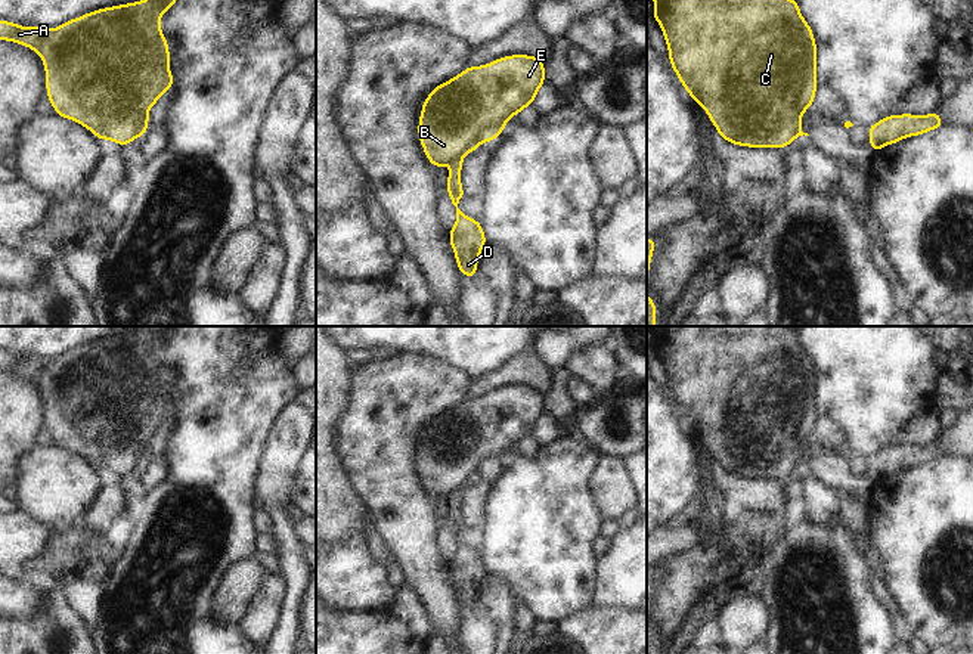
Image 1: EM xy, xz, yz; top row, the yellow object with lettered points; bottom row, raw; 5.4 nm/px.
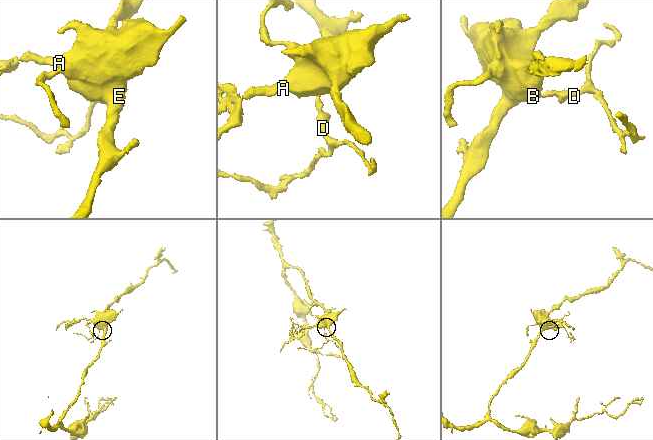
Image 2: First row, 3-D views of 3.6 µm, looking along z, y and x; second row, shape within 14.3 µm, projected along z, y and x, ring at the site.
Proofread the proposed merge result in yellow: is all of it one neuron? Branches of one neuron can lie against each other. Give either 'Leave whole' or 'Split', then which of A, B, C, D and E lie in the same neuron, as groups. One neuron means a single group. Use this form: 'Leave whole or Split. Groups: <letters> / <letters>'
Split. Groups: A B C E / D

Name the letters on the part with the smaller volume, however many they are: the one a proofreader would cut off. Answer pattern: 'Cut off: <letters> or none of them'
Cut off: D

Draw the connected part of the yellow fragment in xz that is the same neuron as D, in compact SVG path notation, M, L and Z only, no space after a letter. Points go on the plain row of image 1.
M464 487L450 493L447 505L447 524L452 534L456 537L456 552L449 561L449 573L456 588L456 596L462 607L475 608L480 583L487 574L484 561L478 551L467 548L459 539L459 530L467 527L461 515L461 502Z

